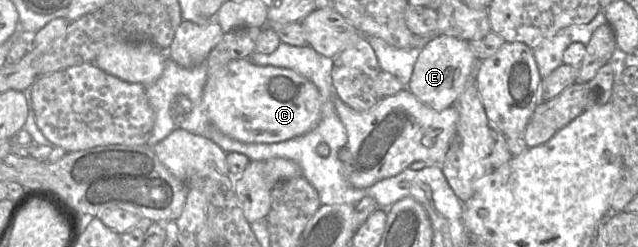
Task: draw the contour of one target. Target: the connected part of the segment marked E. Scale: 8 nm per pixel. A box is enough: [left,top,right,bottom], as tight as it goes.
[406,34,479,111]

